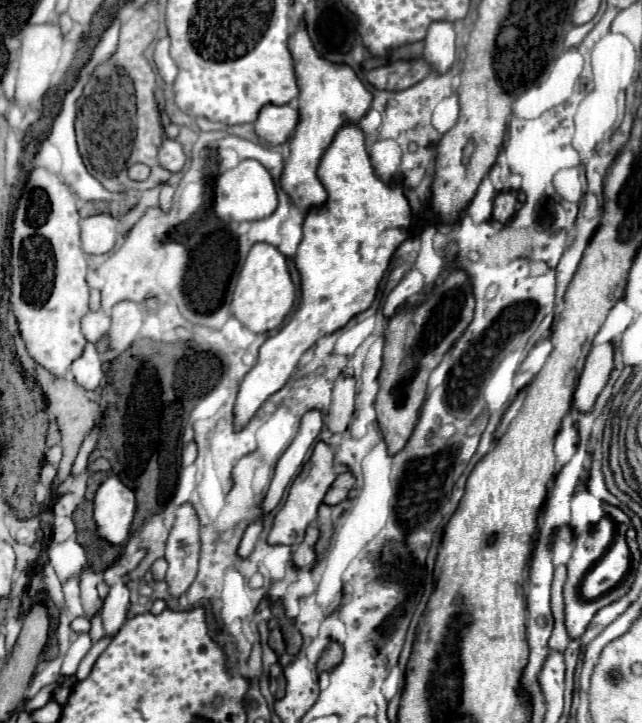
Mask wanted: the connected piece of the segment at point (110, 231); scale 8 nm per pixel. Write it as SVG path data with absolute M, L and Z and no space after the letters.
M96 214L80 220L82 232L82 250L86 254L106 254L116 244L118 222L114 216Z

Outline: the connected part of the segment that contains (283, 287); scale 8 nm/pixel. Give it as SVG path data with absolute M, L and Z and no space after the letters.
M266 242L254 244L238 276L234 300L230 304L232 314L252 332L270 332L282 326L284 318L294 306L294 298L296 298L294 284L290 280L284 254L272 244Z

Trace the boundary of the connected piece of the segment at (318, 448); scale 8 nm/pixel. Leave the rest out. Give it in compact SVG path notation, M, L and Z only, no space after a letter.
M318 442L314 446L314 452L310 456L310 460L304 464L302 472L298 474L298 478L292 482L290 486L290 494L286 498L286 504L280 508L280 512L274 518L272 530L268 534L268 542L270 544L288 544L288 546L296 546L302 542L302 536L306 532L306 528L316 520L316 512L318 506L322 504L328 488L332 486L332 482L336 480L336 472L334 472L334 452L328 444Z

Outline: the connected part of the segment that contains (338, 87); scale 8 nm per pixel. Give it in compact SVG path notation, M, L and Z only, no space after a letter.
M304 20L298 22L298 28L290 36L290 52L294 56L294 68L300 86L300 122L290 138L290 158L284 164L280 184L292 198L292 202L300 206L302 212L306 212L308 208L326 202L324 186L316 176L322 154L334 140L340 126L344 126L346 122L358 122L366 114L366 110L372 106L372 94L348 64L330 64L330 60L322 60L310 40Z

